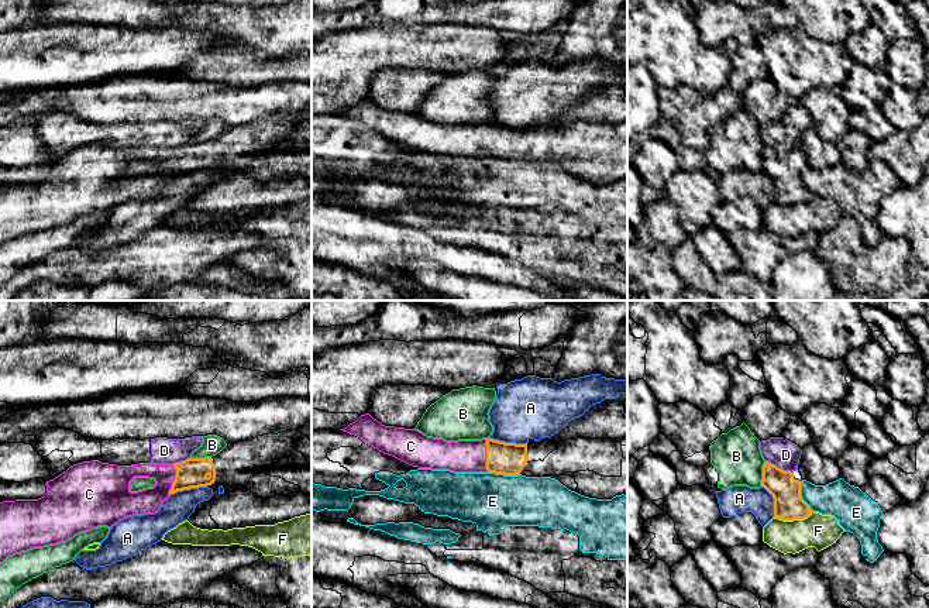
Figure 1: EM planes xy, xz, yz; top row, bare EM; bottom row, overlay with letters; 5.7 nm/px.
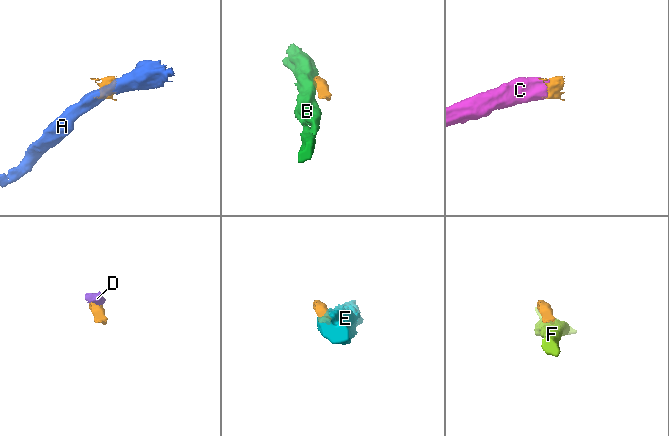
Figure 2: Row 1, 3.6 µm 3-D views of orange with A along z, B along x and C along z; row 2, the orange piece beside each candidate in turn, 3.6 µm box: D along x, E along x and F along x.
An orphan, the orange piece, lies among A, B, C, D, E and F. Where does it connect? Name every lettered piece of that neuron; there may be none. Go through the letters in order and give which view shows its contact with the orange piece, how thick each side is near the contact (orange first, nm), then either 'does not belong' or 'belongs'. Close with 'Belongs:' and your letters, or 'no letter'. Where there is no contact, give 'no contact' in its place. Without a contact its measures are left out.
A: xy | 170/170 nm | does not belong
B: yz | 170/280 nm | does not belong
C: xz | 190/190 nm | belongs
D: yz | 170/160 nm | does not belong
E: xz | 190/320 nm | does not belong
F: yz | 170/200 nm | does not belong
Belongs: C

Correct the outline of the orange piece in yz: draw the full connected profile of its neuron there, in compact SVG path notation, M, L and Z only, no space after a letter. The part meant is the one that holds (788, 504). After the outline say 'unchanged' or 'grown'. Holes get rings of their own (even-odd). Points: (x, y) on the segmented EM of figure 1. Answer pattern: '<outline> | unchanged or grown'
M765 461L761 487L774 498L774 518L794 521L811 515L812 509L801 497L801 481L794 478L794 473Z | unchanged

